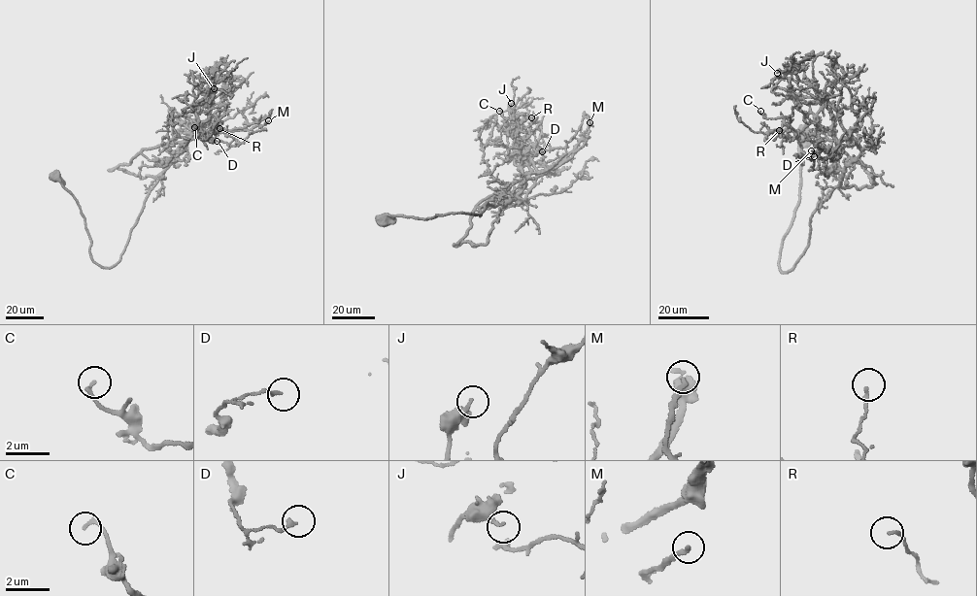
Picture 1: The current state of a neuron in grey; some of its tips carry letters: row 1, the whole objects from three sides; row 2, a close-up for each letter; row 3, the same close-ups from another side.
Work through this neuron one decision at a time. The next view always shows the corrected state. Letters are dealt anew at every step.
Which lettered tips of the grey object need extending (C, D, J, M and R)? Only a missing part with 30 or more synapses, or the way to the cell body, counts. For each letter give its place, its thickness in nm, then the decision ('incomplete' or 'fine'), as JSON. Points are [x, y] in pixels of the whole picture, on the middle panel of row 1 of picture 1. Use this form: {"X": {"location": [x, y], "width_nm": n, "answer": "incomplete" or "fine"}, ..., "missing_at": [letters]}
{"C": {"location": [499, 111], "width_nm": 180, "answer": "fine"}, "D": {"location": [542, 151], "width_nm": 130, "answer": "fine"}, "J": {"location": [511, 103], "width_nm": 260, "answer": "fine"}, "M": {"location": [589, 122], "width_nm": 200, "answer": "fine"}, "R": {"location": [531, 117], "width_nm": 140, "answer": "fine"}, "missing_at": []}

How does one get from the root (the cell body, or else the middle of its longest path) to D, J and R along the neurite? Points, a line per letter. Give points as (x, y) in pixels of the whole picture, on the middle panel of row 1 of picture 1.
D: (385, 219), (480, 215), (487, 203), (523, 201), (519, 194), (530, 171), (524, 156), (542, 151)
J: (385, 219), (480, 215), (487, 203), (523, 201), (511, 103)
R: (385, 219), (480, 215), (487, 203), (523, 201), (519, 194), (530, 171), (520, 149), (532, 132), (531, 117)

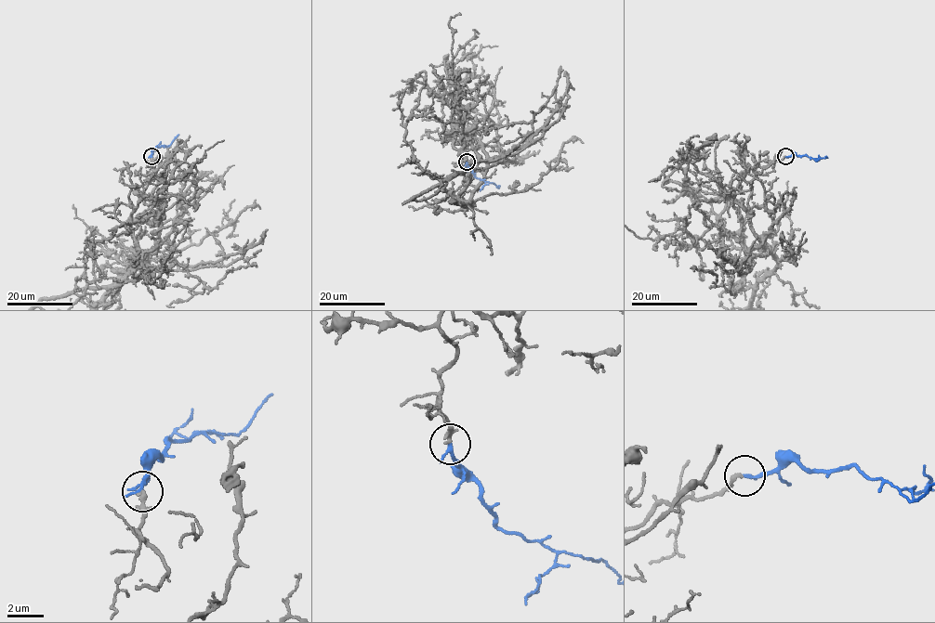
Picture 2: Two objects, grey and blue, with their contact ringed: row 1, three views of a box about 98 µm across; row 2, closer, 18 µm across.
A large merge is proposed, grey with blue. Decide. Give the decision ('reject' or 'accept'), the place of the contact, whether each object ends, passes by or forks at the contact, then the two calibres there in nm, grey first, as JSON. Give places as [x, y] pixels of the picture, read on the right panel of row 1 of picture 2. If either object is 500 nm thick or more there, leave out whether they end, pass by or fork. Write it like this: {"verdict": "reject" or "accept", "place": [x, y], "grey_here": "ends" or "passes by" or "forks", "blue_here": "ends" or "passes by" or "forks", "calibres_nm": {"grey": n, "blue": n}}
{"verdict": "accept", "place": [785, 156], "grey_here": "passes by", "blue_here": "ends", "calibres_nm": {"grey": 180, "blue": 200}}

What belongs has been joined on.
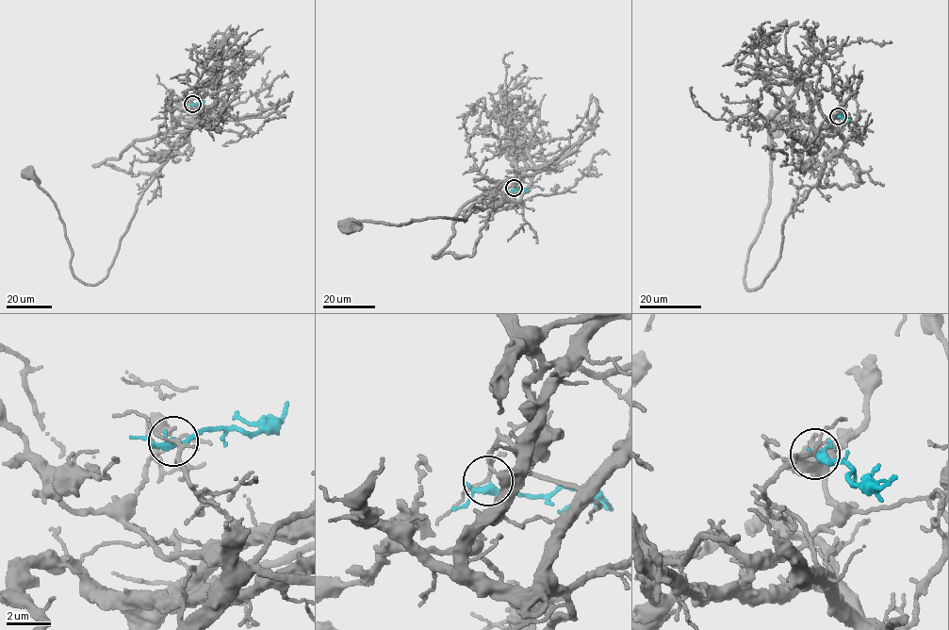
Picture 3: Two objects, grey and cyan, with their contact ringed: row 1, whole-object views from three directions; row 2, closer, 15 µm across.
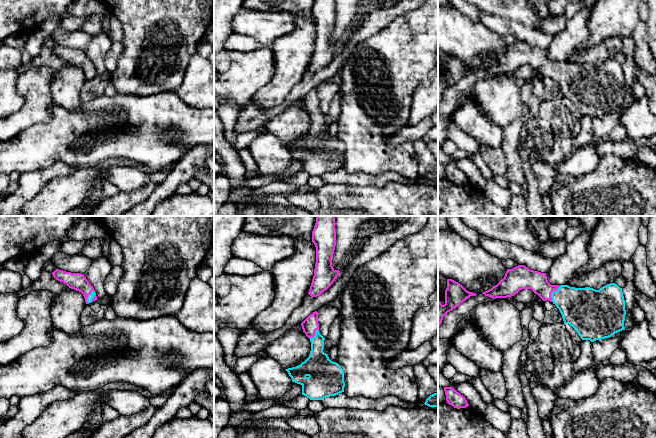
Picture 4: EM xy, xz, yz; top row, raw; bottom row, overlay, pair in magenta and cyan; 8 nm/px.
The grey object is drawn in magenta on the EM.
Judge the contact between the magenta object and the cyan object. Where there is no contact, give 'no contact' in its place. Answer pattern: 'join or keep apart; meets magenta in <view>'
join; meets magenta in yz

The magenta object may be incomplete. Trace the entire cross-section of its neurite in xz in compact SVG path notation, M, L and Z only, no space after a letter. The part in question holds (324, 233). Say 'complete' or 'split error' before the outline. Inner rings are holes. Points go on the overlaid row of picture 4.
complete; M317 216L312 231L312 242L316 247L314 276L308 294L317 297L327 290L339 275L332 266L336 246L336 216Z

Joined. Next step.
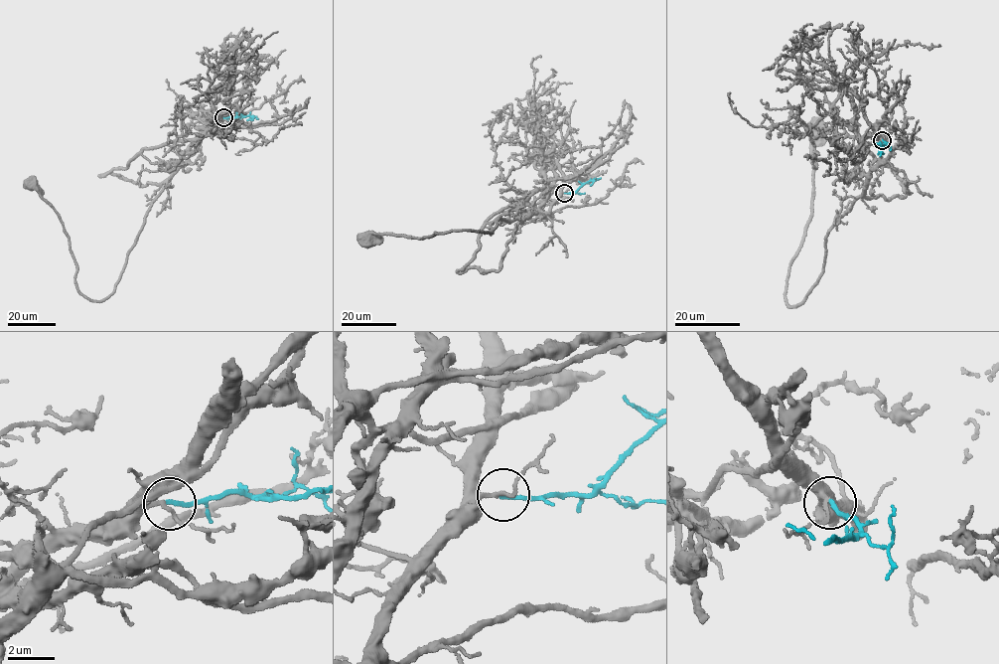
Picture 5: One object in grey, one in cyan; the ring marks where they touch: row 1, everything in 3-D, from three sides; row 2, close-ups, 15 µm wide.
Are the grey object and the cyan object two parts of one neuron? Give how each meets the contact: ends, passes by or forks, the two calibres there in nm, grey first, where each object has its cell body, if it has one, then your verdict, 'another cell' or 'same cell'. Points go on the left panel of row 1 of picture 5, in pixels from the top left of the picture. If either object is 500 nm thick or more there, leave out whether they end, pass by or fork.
grey passes by; cyan ends there; 150 nm thick on the grey side, 190 nm on the other; cell body of grey at (33, 184); no cell body on cyan; same cell

